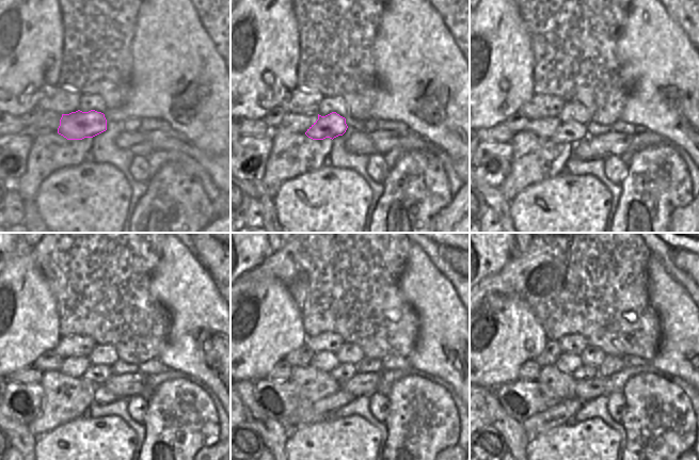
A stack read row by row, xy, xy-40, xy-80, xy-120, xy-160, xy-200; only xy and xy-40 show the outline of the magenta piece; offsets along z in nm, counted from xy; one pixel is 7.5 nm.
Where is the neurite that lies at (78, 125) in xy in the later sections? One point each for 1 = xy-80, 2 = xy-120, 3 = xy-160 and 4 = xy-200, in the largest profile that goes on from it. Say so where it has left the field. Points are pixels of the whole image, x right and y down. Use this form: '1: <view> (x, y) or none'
1: xy-80 (571, 131)
2: xy-120 (98, 374)
3: xy-160 (346, 375)
4: xy-200 (588, 387)

